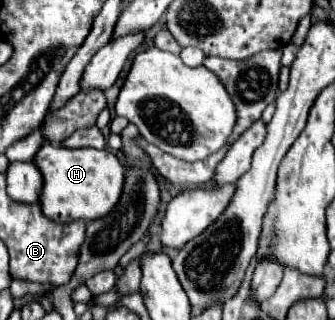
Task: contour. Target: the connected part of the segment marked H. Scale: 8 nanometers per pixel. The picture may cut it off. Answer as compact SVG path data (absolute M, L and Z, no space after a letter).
M45 144L35 156L35 164L39 164L39 170L43 172L43 214L55 222L67 224L73 220L99 220L107 216L121 198L127 170L109 148L69 150L63 146Z

